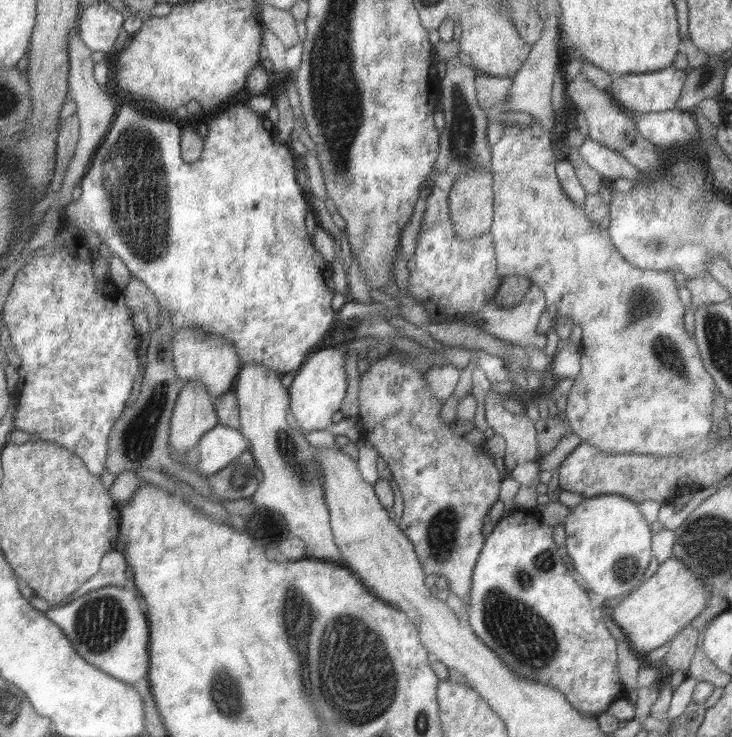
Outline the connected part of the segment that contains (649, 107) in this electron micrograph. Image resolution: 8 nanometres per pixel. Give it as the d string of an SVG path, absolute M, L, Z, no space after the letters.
M670 64L668 68L660 68L646 74L615 75L612 84L608 87L608 92L627 114L662 112L672 109L672 106L678 102L686 78L684 69L675 68L673 64Z

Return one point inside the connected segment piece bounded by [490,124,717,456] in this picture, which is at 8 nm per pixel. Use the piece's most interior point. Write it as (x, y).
(643, 388)

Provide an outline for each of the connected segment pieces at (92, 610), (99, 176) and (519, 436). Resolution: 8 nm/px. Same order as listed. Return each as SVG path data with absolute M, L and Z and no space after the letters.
M106 586L70 604L54 606L45 612L56 621L73 640L76 648L94 666L108 670L108 674L136 684L152 670L151 619L144 614L136 592L127 587Z
M128 102L122 106L120 116L115 120L111 134L102 144L96 155L90 172L81 184L83 189L79 200L74 200L67 206L67 216L87 234L89 230L97 231L104 240L106 249L118 255L128 263L134 278L143 280L154 290L161 304L174 316L176 331L197 329L210 335L221 336L222 339L234 342L239 356L244 364L257 363L280 374L299 372L306 364L312 350L333 332L334 323L340 320L339 310L334 308L336 290L330 280L329 263L315 245L315 237L308 230L308 210L313 210L310 190L300 184L298 168L290 142L280 142L278 132L268 122L267 114L250 108L248 103L238 103L224 112L207 120L209 133L207 136L204 157L196 163L188 163L183 155L183 133L185 127L176 119L164 116L154 116L138 108L136 102Z
M490 390L486 396L486 421L496 434L500 434L506 440L506 450L503 457L506 470L517 480L520 485L531 486L534 478L538 474L538 466L540 466L540 456L538 456L538 440L536 440L536 426L534 421L523 414L520 419L516 414L508 412L504 408L502 398L506 398L504 394L498 394Z

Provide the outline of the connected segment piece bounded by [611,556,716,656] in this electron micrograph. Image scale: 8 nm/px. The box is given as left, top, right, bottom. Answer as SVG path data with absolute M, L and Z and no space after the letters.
M672 556L660 563L658 570L635 588L619 605L612 608L612 619L628 636L631 650L639 656L668 644L684 627L696 623L696 618L708 604L716 602L710 596L708 586L686 568L678 558Z

